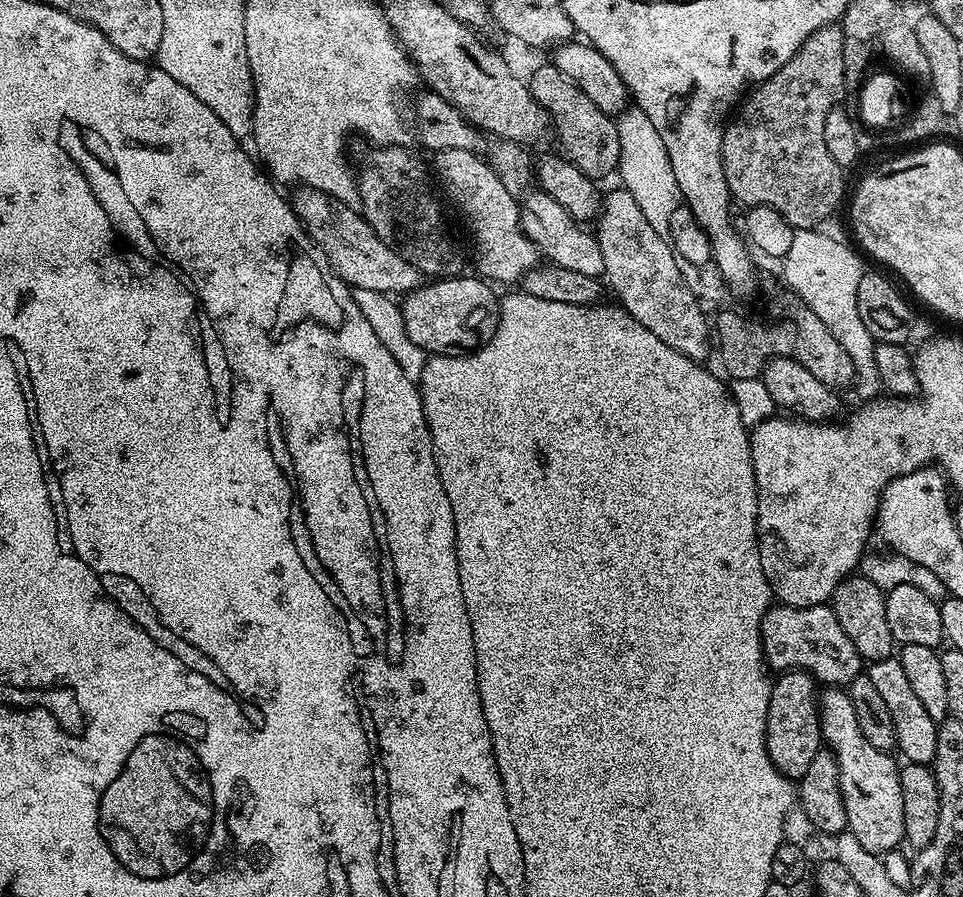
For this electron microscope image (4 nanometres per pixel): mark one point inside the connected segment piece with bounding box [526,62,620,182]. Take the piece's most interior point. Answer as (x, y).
(588, 137)

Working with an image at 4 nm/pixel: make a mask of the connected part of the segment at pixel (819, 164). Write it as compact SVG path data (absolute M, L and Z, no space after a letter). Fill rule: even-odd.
M833 22L814 30L786 66L755 85L727 121L722 138L722 166L733 201L740 203L741 200L744 206L770 206L794 229L823 225L820 223L846 200L845 169L840 168L826 150L826 114L843 101L840 100L843 96L846 96L844 30L839 23Z

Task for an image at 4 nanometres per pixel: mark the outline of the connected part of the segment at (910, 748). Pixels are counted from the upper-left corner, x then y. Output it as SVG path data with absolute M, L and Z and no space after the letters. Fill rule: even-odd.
M895 655L887 656L884 660L873 660L867 665L866 675L878 690L882 702L886 702L886 710L890 710L890 718L894 722L896 735L895 751L907 763L931 765L938 750L938 722L926 714L921 700L915 696L914 689L902 670L902 662Z

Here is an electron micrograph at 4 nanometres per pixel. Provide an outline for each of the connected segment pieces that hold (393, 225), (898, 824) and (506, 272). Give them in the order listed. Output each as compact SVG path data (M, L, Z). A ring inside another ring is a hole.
M372 146L365 154L364 161L358 164L358 187L360 189L360 199L358 201L359 211L362 213L364 221L370 225L406 262L413 264L425 277L447 278L461 275L460 256L456 253L456 248L452 245L452 240L448 237L448 228L444 225L444 212L440 209L441 197L432 193L433 181L430 179L430 172L424 169L424 164L409 149L404 146Z
M828 686L823 689L822 695L818 700L818 711L820 714L820 730L823 739L826 741L827 747L830 749L833 756L836 758L836 765L840 771L840 785L842 786L842 802L846 802L846 818L848 819L847 831L854 834L854 838L858 838L858 842L862 842L862 846L866 846L866 850L875 852L877 854L885 854L884 852L892 852L899 844L905 843L904 838L904 798L906 790L900 781L901 765L896 764L897 757L892 752L883 752L878 750L878 746L874 746L862 734L862 726L858 726L858 714L854 714L854 702L850 702L847 691L840 686Z
M442 150L435 153L434 160L434 176L444 187L443 195L452 199L453 206L468 223L468 232L476 247L475 271L496 286L523 281L525 274L537 267L538 253L534 242L530 242L520 225L521 205L518 200L502 186L498 174L483 155L470 150Z

